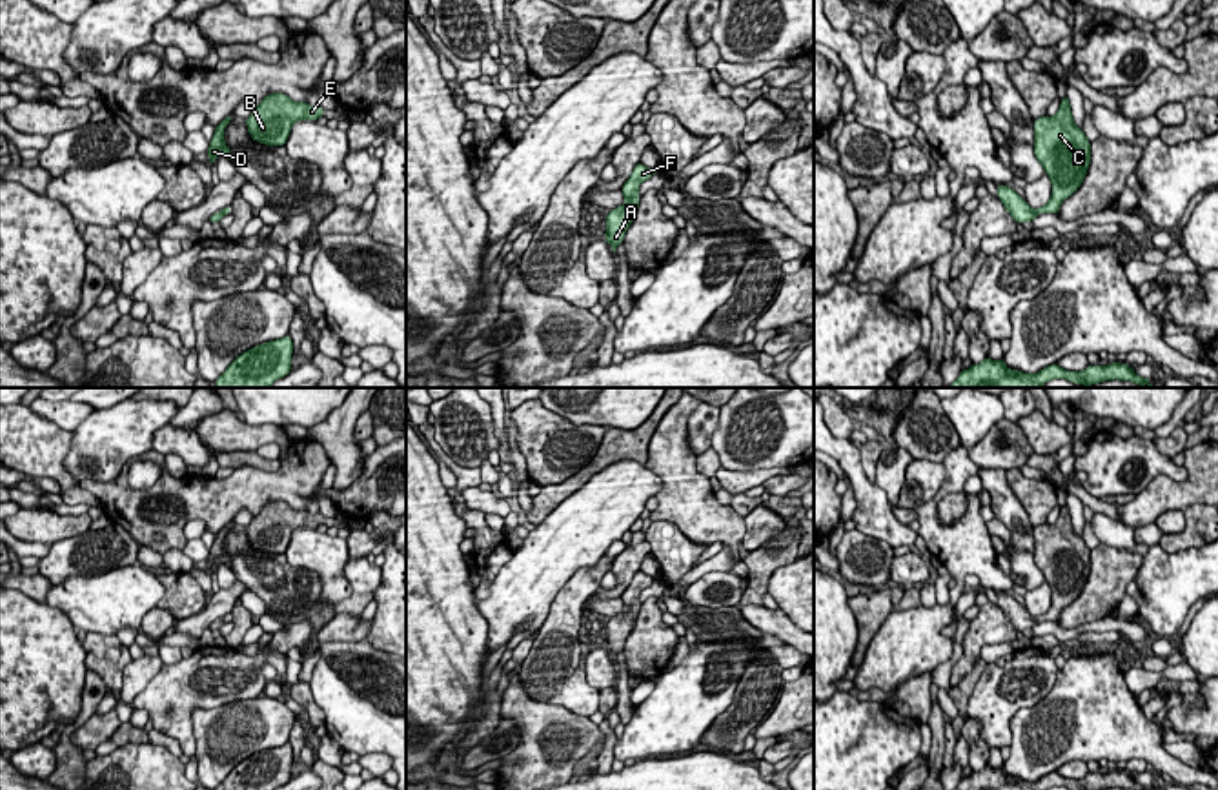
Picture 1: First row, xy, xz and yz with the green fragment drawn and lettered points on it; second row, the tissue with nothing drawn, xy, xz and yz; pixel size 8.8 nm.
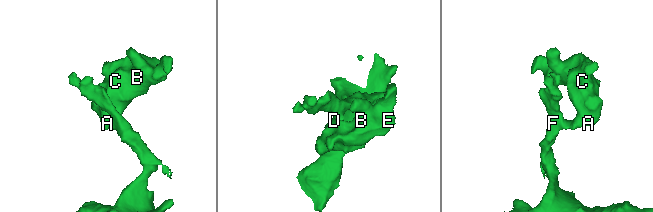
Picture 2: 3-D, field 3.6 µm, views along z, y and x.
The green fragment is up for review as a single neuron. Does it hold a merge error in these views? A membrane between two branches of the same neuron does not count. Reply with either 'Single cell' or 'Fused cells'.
Single cell

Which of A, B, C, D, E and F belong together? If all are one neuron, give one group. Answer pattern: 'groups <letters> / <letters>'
groups A B C D E F

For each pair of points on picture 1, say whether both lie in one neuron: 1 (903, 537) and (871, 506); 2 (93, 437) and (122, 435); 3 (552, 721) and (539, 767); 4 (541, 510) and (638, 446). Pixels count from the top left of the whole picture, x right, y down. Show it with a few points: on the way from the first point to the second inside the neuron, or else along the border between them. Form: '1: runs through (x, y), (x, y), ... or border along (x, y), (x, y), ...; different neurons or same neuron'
1: runs through (896, 532), (878, 514); same neuron
2: runs through (101, 437), (115, 435); same neuron
3: runs through (552, 732), (552, 745), (545, 756); same neuron
4: runs through (565, 490), (614, 446); same neuron

